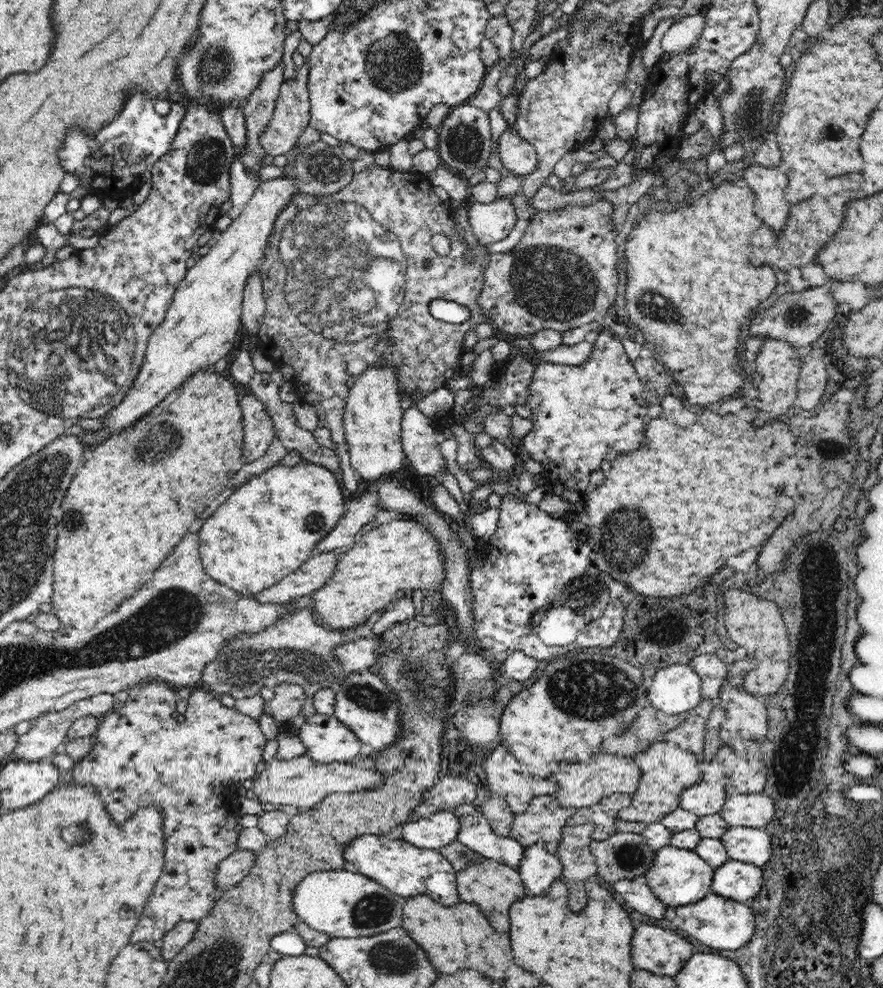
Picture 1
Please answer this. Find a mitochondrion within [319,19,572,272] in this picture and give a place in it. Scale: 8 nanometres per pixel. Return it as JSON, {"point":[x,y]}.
{"point":[390,69]}

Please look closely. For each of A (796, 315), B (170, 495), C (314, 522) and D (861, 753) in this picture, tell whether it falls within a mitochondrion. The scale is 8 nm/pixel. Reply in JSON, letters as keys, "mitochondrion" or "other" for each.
{"A":"mitochondrion","B":"other","C":"mitochondrion","D":"other"}

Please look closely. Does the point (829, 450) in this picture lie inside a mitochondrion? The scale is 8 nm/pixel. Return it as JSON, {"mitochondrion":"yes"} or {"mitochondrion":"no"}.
{"mitochondrion":"no"}

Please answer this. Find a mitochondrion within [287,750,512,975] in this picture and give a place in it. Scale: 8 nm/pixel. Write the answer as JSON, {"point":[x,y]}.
{"point":[375,909]}

